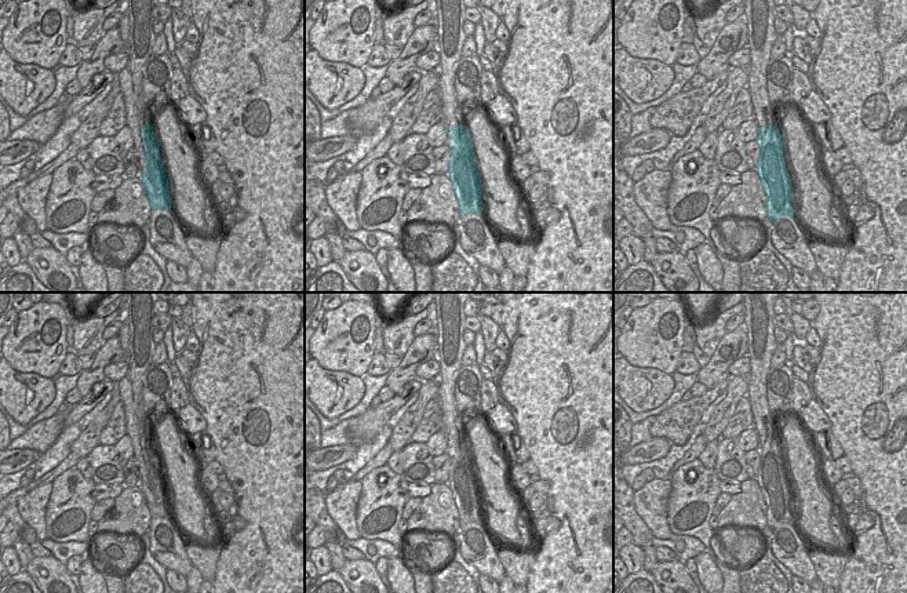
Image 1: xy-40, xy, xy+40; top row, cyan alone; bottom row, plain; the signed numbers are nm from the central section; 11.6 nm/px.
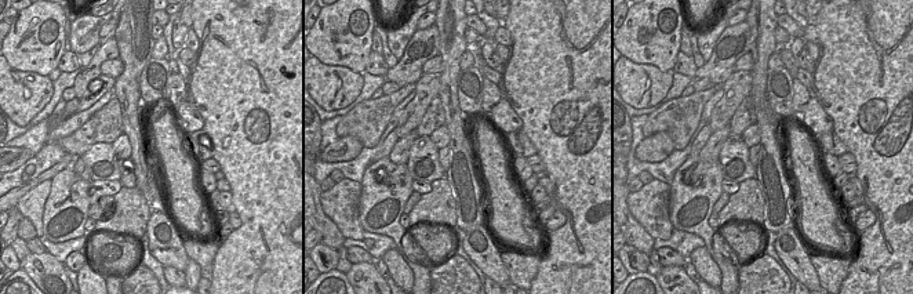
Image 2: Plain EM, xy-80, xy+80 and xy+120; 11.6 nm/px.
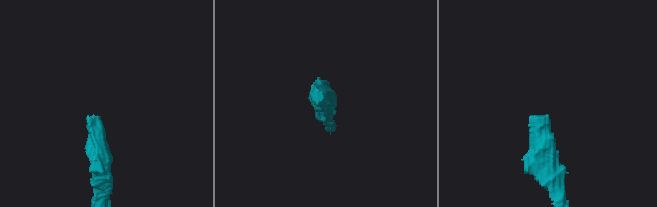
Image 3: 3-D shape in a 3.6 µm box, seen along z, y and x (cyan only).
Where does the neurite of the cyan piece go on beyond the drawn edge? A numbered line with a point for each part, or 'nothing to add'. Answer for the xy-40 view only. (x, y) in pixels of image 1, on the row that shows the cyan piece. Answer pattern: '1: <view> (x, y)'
1: xy-40 (142, 37).

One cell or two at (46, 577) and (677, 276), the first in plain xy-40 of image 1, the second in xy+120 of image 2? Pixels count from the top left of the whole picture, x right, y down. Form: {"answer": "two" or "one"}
{"answer": "one"}

